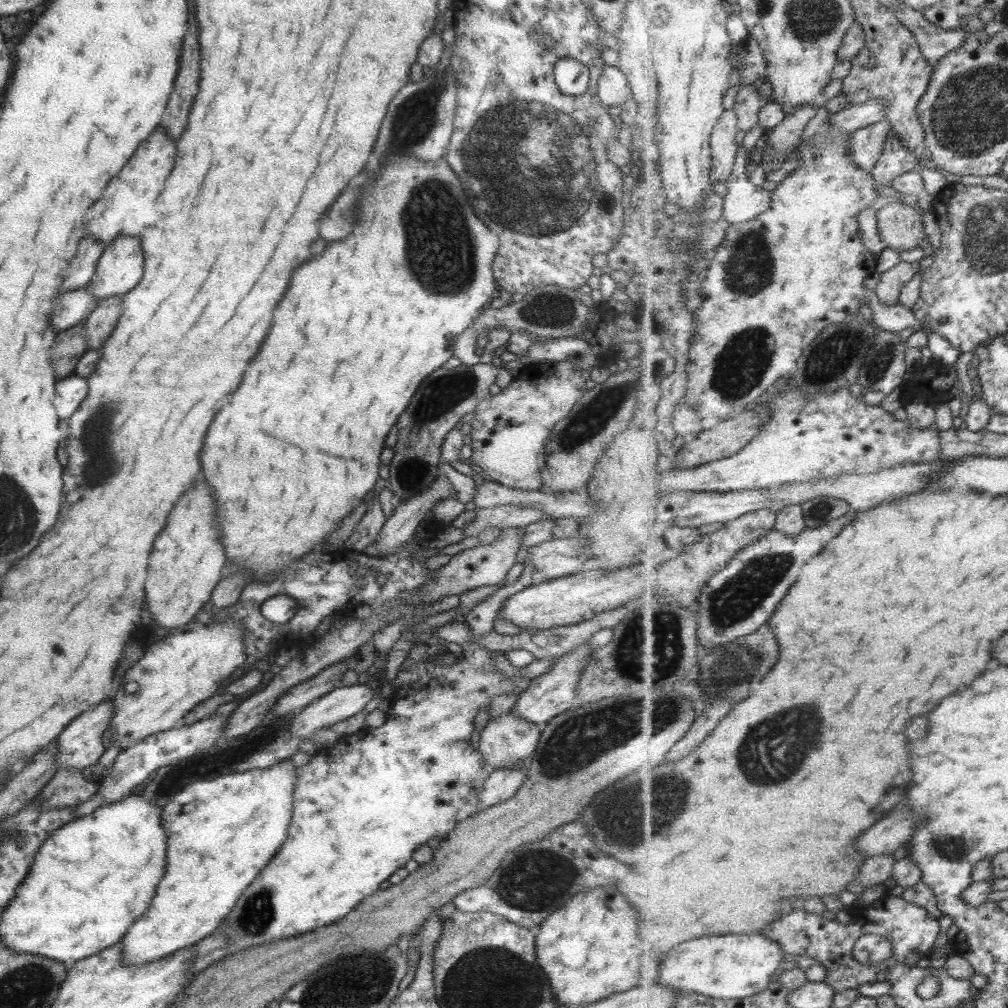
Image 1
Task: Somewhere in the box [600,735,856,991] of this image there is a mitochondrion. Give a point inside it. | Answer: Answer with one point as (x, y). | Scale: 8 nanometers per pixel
(644, 811)

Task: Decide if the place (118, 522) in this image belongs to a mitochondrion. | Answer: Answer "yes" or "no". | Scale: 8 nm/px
no

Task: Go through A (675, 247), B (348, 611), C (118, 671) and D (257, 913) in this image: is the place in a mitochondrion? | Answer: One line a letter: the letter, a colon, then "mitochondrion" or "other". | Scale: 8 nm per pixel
A: mitochondrion
B: other
C: other
D: mitochondrion

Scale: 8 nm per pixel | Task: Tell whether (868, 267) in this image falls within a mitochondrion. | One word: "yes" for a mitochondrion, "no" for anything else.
no

